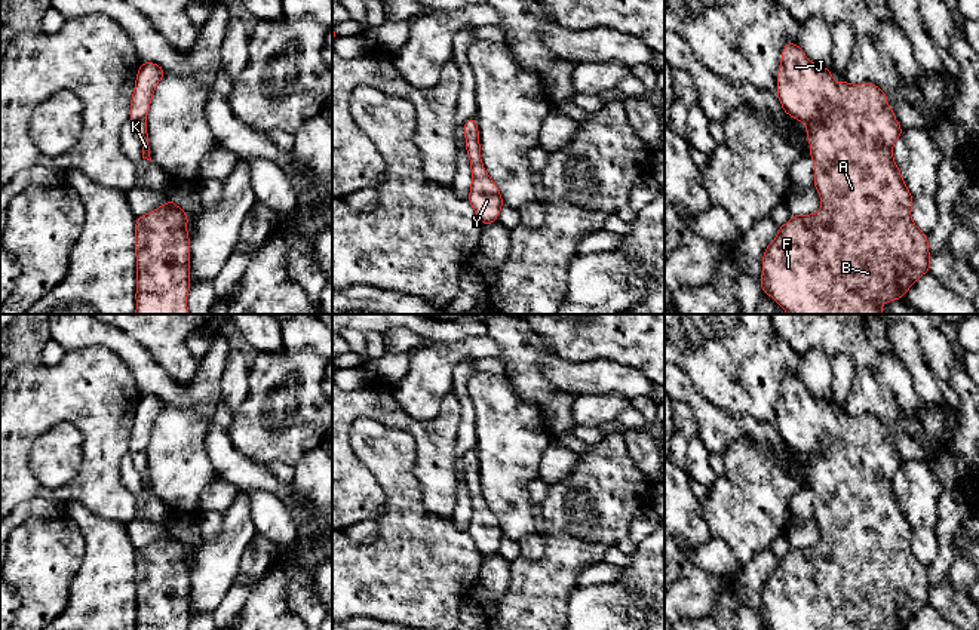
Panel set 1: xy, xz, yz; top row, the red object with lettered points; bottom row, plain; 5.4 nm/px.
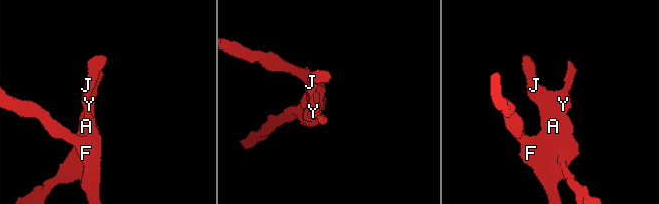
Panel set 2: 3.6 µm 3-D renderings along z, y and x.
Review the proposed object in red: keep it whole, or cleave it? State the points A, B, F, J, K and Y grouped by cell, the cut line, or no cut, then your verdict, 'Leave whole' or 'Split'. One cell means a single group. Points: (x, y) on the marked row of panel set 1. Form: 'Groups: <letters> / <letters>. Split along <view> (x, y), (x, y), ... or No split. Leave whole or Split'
Groups: A B F J K Y. No split. Leave whole

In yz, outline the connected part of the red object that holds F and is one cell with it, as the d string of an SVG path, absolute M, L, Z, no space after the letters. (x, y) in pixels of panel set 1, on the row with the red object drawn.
M788 42L777 73L777 92L783 111L807 127L814 188L822 209L813 215L792 215L779 227L762 255L761 289L788 314L884 314L883 302L905 298L908 289L930 271L927 234L911 218L914 197L893 159L893 144L903 129L887 104L887 95L874 83L835 83L828 67L814 65L801 46Z

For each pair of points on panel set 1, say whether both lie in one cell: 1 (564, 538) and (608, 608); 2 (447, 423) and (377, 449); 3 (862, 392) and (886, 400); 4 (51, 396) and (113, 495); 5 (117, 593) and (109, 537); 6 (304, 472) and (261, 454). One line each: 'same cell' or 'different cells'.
1: different cells
2: different cells
3: same cell
4: same cell
5: same cell
6: different cells

